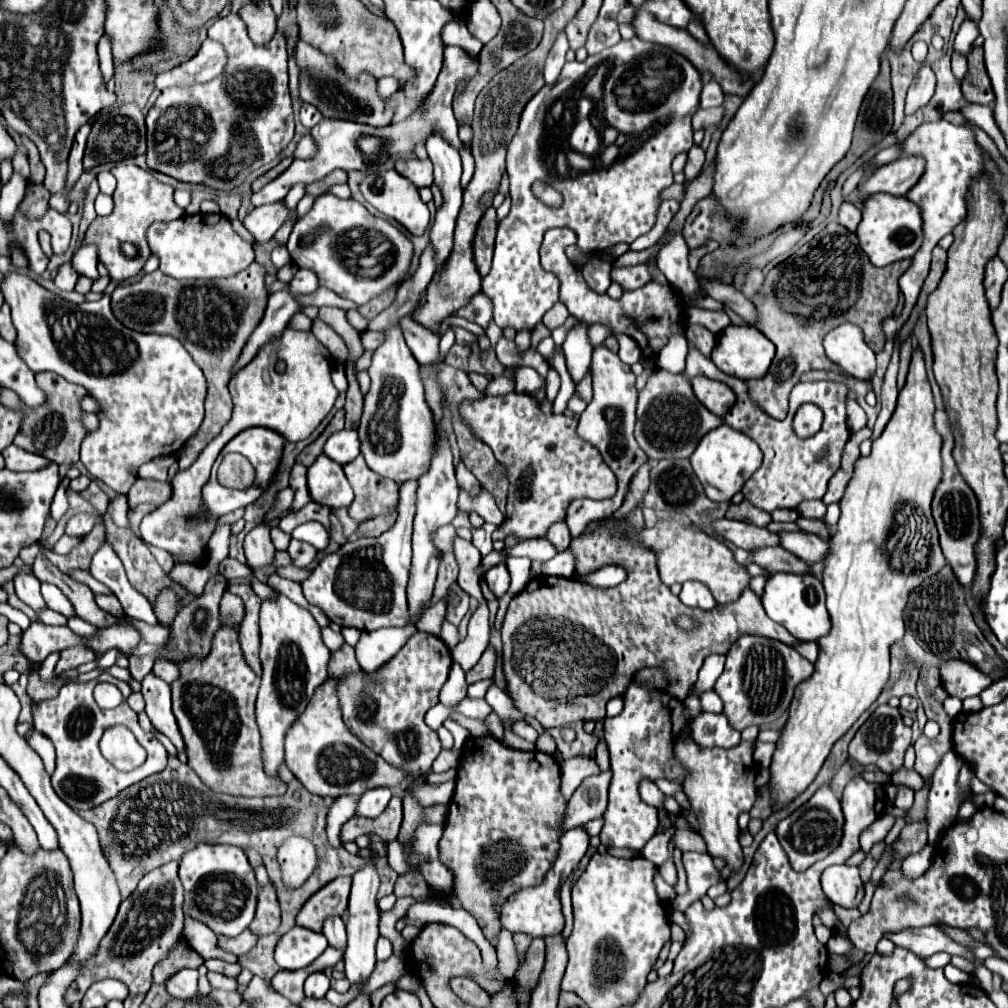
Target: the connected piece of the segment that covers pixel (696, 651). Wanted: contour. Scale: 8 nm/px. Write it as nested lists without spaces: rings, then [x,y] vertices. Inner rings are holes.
[[[635,507],[631,515],[621,519],[605,519],[595,527],[595,531],[589,535],[583,535],[579,539],[573,539],[569,545],[569,551],[575,557],[575,569],[581,567],[603,567],[603,565],[619,565],[627,571],[627,579],[611,589],[595,589],[589,585],[583,585],[573,579],[565,577],[535,577],[527,583],[527,587],[515,595],[507,607],[507,615],[501,625],[503,633],[503,671],[507,677],[509,693],[513,699],[513,705],[531,717],[535,717],[543,727],[563,727],[565,723],[573,723],[579,719],[603,719],[605,717],[605,703],[615,697],[623,695],[627,685],[631,683],[633,675],[643,667],[663,667],[669,675],[669,681],[677,681],[675,685],[667,687],[667,693],[671,693],[677,699],[685,699],[689,687],[697,681],[697,671],[703,663],[703,659],[711,653],[725,655],[729,647],[741,637],[741,635],[761,635],[775,641],[781,641],[789,647],[795,647],[799,639],[789,635],[789,631],[767,619],[767,613],[763,611],[761,599],[751,591],[745,589],[741,597],[727,605],[727,607],[715,607],[711,611],[691,609],[685,607],[657,573],[657,559],[655,553],[643,545],[631,543],[623,529],[611,527],[607,521],[625,523],[633,529],[645,529],[645,519],[641,513],[641,507]],[[679,615],[693,617],[699,627],[695,631],[683,631],[677,627],[675,619]]]

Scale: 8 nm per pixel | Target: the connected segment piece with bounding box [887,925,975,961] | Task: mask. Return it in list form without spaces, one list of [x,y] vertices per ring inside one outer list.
[[[937,925],[919,927],[919,929],[905,929],[905,931],[887,935],[887,939],[891,939],[899,947],[905,947],[905,949],[913,951],[915,955],[919,955],[923,959],[931,957],[933,953],[939,953],[939,951],[945,951],[949,955],[959,955],[959,957],[965,957],[969,961],[975,959],[973,951],[969,947],[953,941]]]

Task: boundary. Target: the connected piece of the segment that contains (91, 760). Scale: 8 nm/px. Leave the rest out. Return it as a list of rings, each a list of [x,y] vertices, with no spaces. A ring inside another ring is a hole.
[[[101,673],[97,679],[87,681],[87,683],[65,683],[55,699],[33,703],[35,705],[35,709],[33,709],[35,729],[39,733],[43,733],[47,739],[51,739],[51,743],[55,745],[55,751],[57,751],[57,767],[55,767],[55,773],[51,775],[51,785],[55,787],[55,793],[69,807],[73,807],[73,809],[93,809],[93,807],[101,805],[103,801],[113,799],[119,791],[127,789],[129,785],[139,783],[141,779],[163,771],[163,767],[167,765],[165,747],[151,733],[141,729],[141,725],[137,721],[137,713],[127,705],[129,695],[131,695],[131,687],[125,681],[115,679],[107,673]],[[101,681],[113,683],[113,685],[117,685],[117,689],[121,689],[123,701],[121,701],[119,707],[101,709],[95,703],[93,687]],[[113,725],[129,727],[133,731],[133,735],[137,737],[137,741],[147,749],[147,761],[141,767],[137,767],[133,771],[119,771],[107,759],[101,759],[99,739],[101,739],[103,731],[113,727]]]

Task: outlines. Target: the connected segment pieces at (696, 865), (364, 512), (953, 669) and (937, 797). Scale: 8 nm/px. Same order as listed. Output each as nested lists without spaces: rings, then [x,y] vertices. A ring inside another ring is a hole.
[[[687,851],[687,853],[683,853],[683,865],[687,871],[689,891],[683,897],[675,897],[675,901],[671,903],[671,907],[679,909],[679,911],[685,911],[693,901],[701,899],[711,885],[721,881],[719,871],[715,869],[711,855]]]
[[[359,455],[355,461],[343,467],[349,485],[355,491],[355,499],[349,505],[349,517],[357,523],[375,519],[379,515],[389,515],[395,511],[399,501],[399,485],[391,479],[383,479],[375,471],[371,471]]]
[[[949,659],[941,665],[941,685],[951,697],[965,699],[981,695],[981,691],[985,691],[991,683],[989,675],[963,659]]]
[[[949,751],[933,775],[929,805],[927,805],[927,813],[925,813],[925,819],[929,823],[929,843],[931,845],[935,845],[937,839],[941,837],[941,833],[947,827],[951,827],[959,807],[965,801],[971,801],[977,809],[993,807],[993,803],[995,803],[997,795],[993,791],[987,791],[987,793],[969,791],[967,795],[961,791],[961,787],[957,783],[961,765],[963,765],[963,761],[959,759],[959,755],[955,755],[955,751]]]

